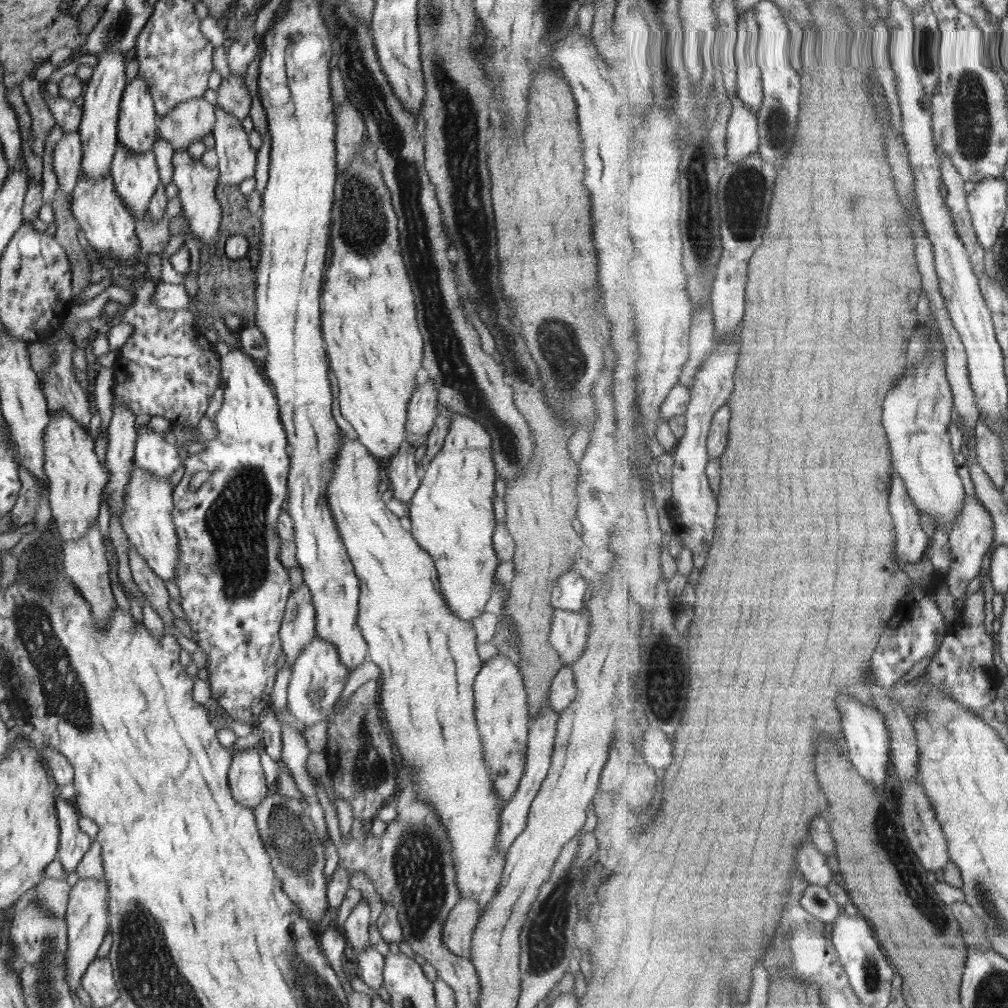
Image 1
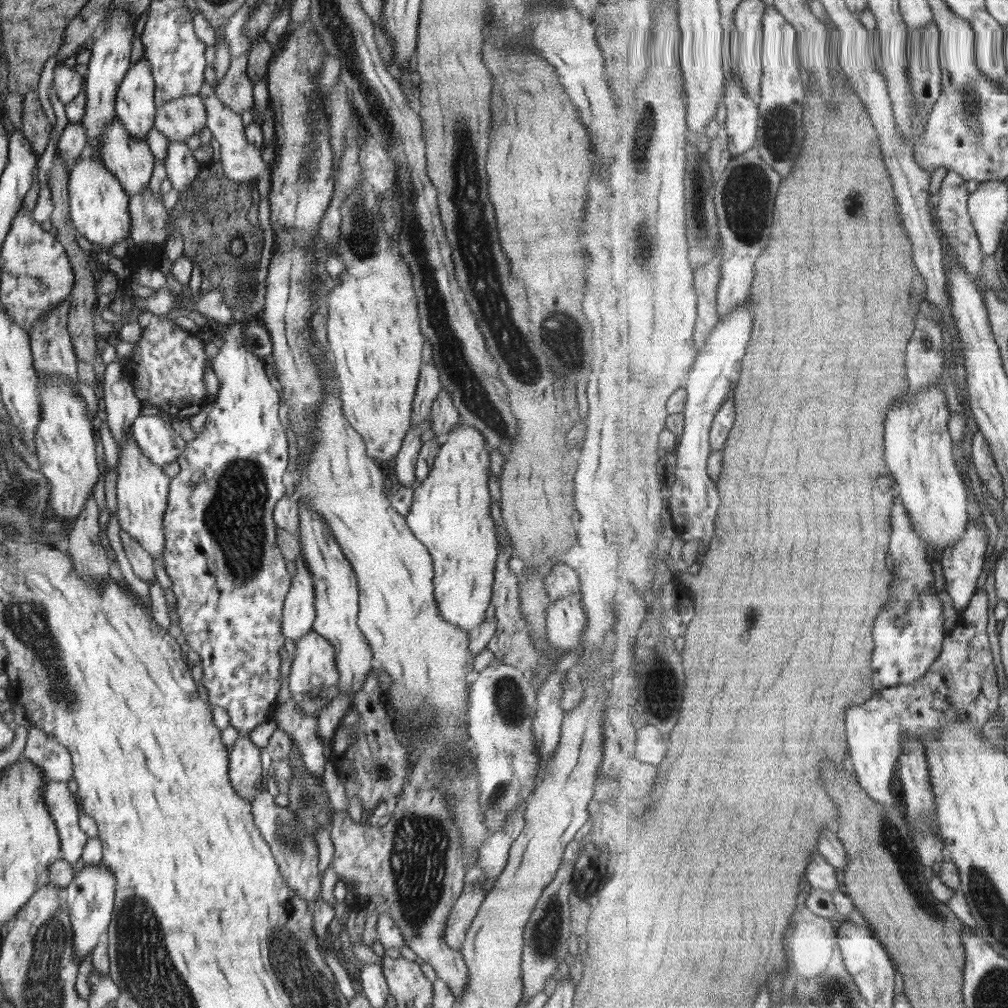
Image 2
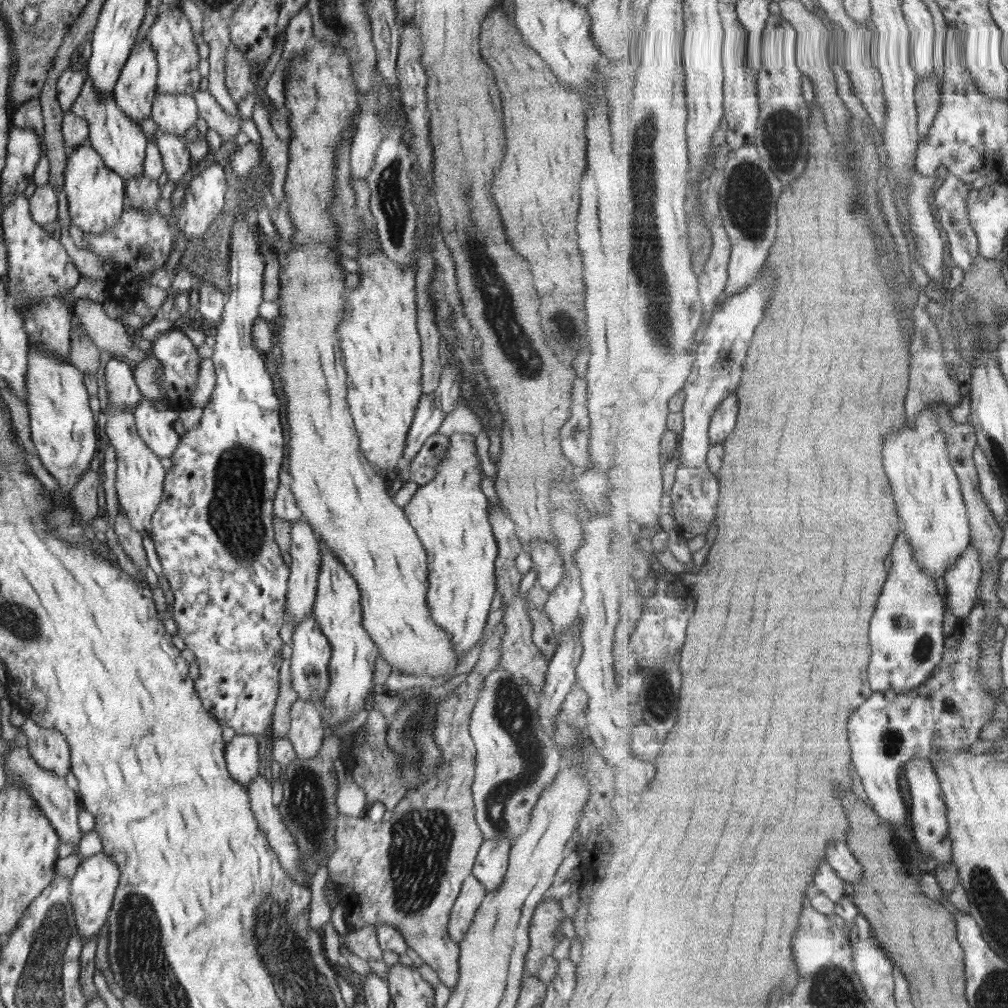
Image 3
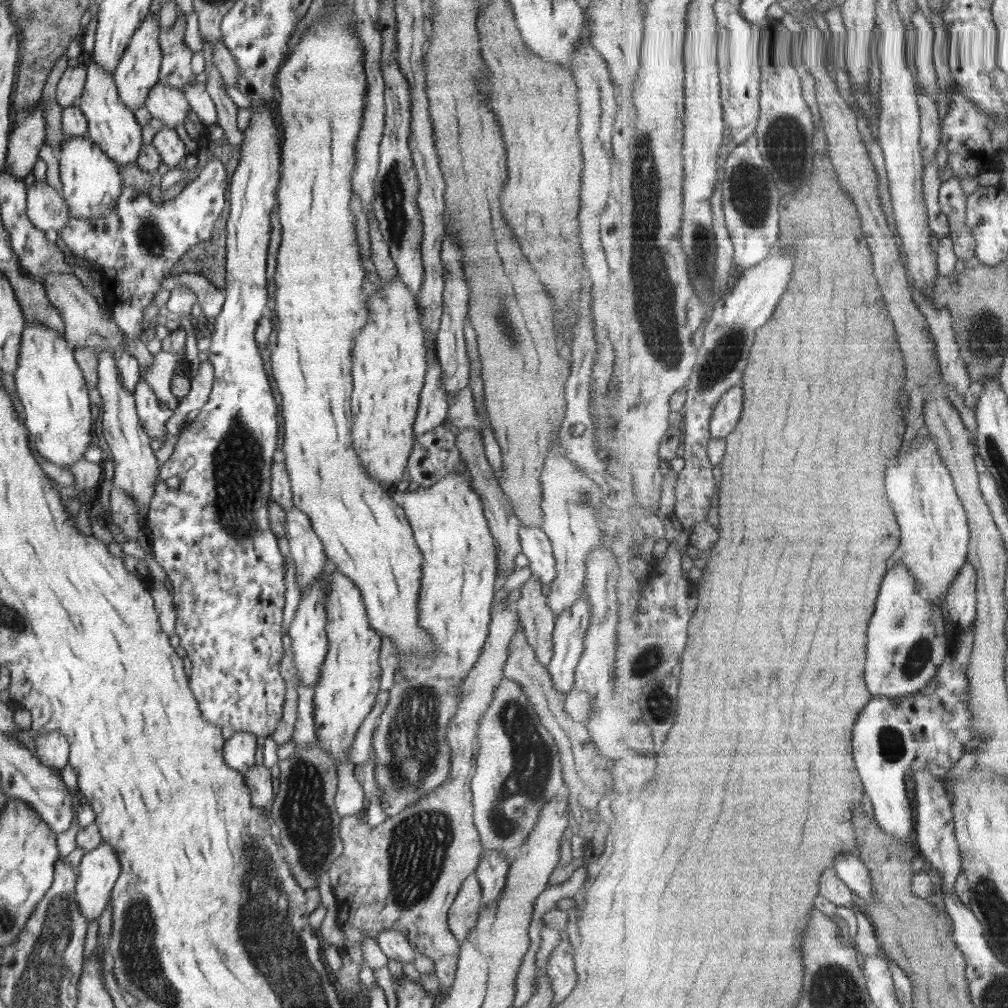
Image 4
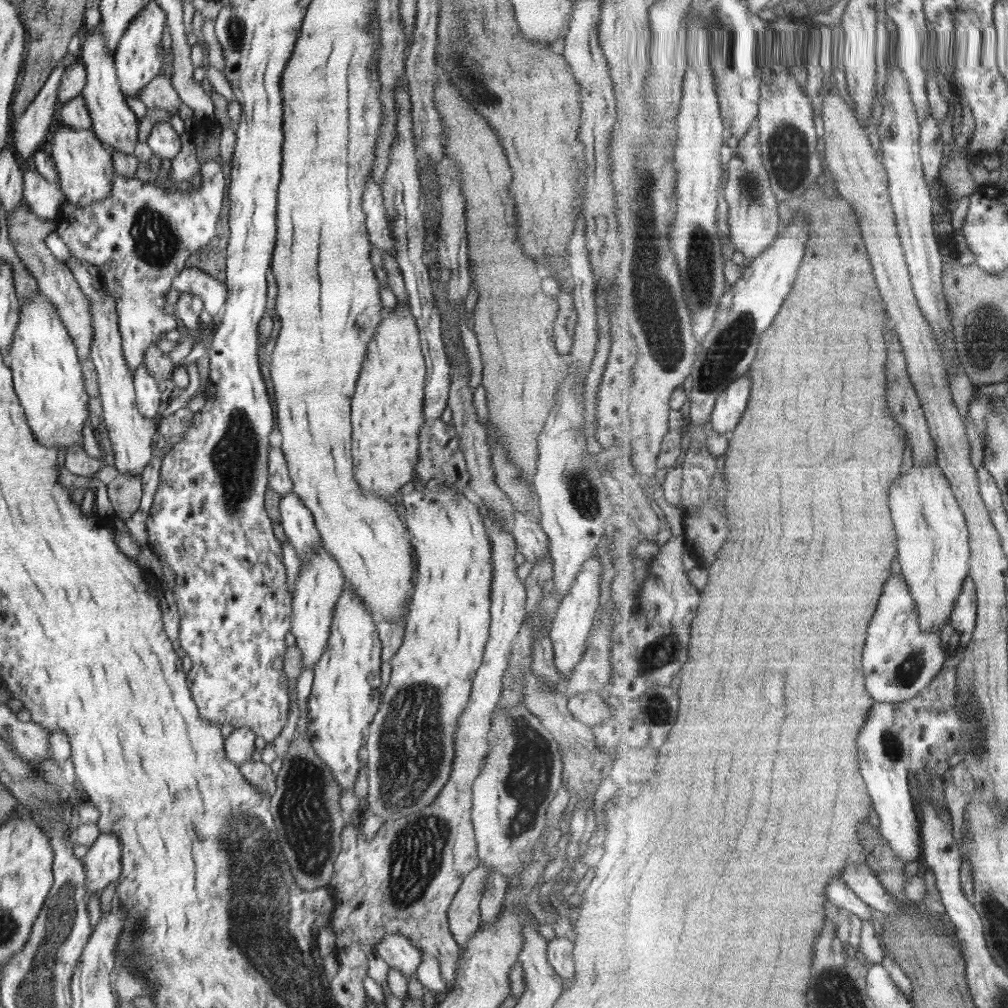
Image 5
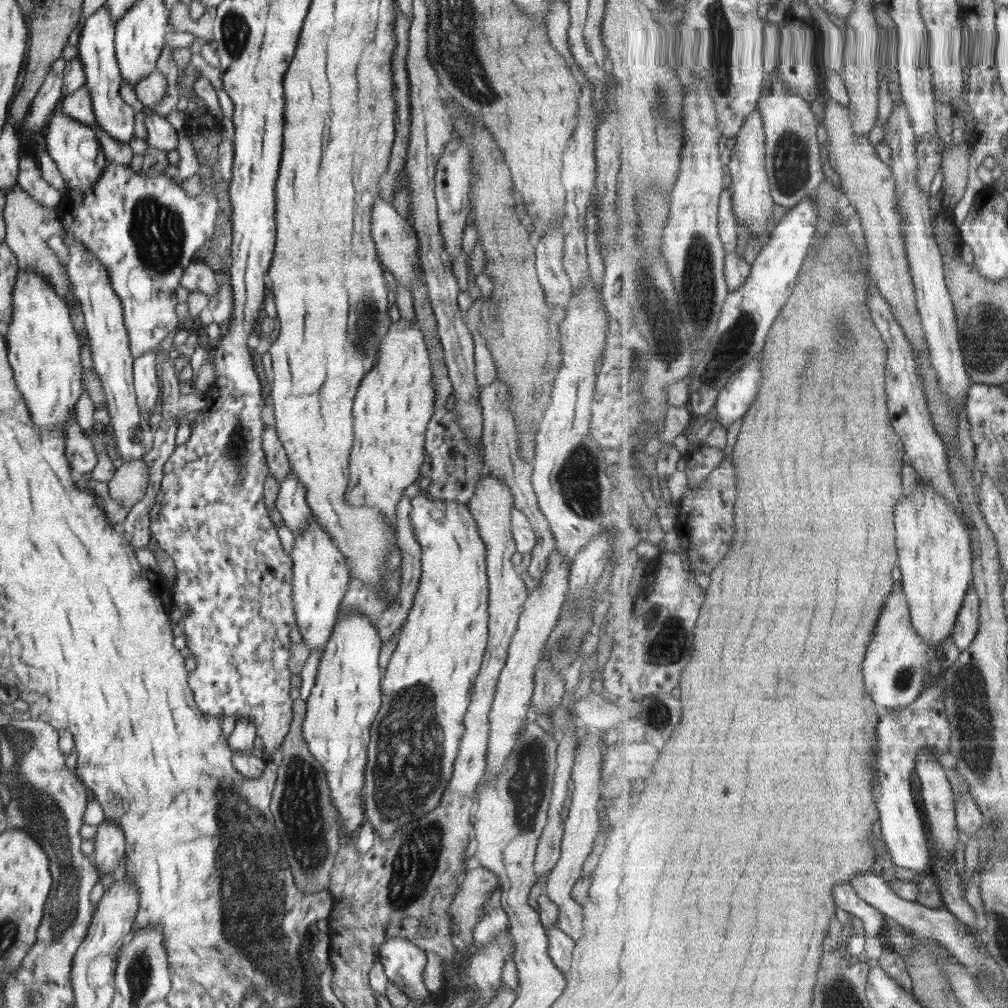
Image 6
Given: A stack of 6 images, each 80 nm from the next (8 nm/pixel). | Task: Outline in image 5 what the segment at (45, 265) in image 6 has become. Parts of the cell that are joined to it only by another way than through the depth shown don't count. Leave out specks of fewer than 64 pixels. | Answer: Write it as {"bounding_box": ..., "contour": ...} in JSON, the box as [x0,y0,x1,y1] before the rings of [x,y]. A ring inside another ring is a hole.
{"bounding_box":[6,200,93,360],"contour":[[[25,200],[6,219],[12,246],[30,274],[37,280],[39,293],[56,307],[62,322],[66,325],[67,333],[76,345],[78,358],[80,360],[89,358],[93,341],[90,301],[80,291],[80,285],[76,282],[73,272],[50,252],[44,241],[50,232],[57,230],[58,222],[42,220],[37,214],[34,214]]]}

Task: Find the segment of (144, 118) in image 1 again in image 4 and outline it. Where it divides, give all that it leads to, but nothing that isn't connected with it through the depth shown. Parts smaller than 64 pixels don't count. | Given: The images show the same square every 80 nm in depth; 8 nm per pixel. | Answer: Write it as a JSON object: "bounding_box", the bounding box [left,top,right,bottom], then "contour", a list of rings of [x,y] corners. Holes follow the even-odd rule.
{"bounding_box":[113,13,162,112],"contour":[[[148,13],[142,24],[138,26],[138,30],[134,31],[134,36],[130,38],[130,44],[126,46],[126,52],[113,74],[118,96],[132,112],[140,106],[145,106],[148,92],[159,82],[162,50],[158,44],[158,30],[160,30],[159,14]]]}

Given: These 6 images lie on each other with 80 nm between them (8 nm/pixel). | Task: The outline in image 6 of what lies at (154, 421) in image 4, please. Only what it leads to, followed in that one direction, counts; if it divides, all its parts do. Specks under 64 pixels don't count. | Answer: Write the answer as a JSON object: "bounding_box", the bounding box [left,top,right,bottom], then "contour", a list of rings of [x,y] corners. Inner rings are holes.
{"bounding_box":[133,349,160,413],"contour":[[[157,349],[143,352],[133,359],[133,383],[140,409],[152,413],[156,401],[160,398],[160,382],[157,375]]]}

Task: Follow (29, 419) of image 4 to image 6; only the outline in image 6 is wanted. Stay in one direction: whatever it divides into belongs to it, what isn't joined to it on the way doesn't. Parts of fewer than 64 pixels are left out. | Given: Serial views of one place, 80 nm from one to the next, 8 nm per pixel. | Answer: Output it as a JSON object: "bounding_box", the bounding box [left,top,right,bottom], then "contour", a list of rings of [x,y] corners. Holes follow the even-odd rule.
{"bounding_box":[4,269,84,430],"contour":[[[19,269],[16,275],[14,290],[12,290],[13,311],[11,321],[4,337],[7,341],[7,359],[12,367],[18,390],[26,401],[33,421],[41,427],[57,427],[60,425],[63,430],[65,430],[72,408],[74,408],[76,402],[78,402],[78,398],[80,398],[80,395],[82,394],[84,368],[81,365],[81,348],[78,342],[78,335],[76,331],[74,331],[74,325],[70,319],[71,310],[65,302],[62,302],[62,298],[52,290],[52,287],[53,286],[47,281],[47,278],[44,275],[29,271],[28,269]]]}

